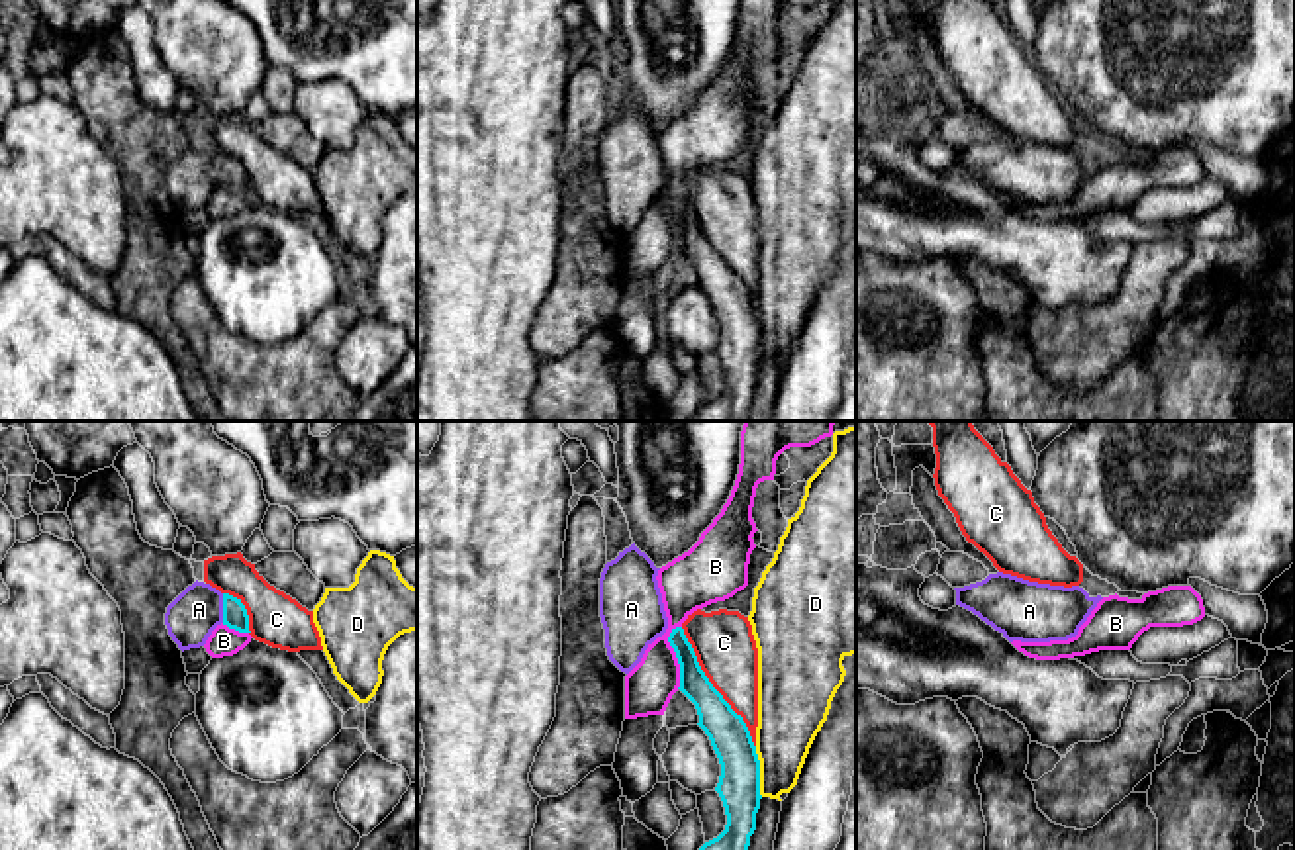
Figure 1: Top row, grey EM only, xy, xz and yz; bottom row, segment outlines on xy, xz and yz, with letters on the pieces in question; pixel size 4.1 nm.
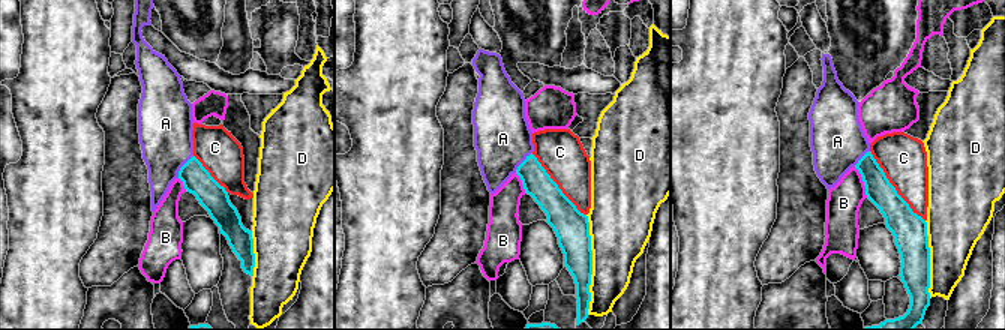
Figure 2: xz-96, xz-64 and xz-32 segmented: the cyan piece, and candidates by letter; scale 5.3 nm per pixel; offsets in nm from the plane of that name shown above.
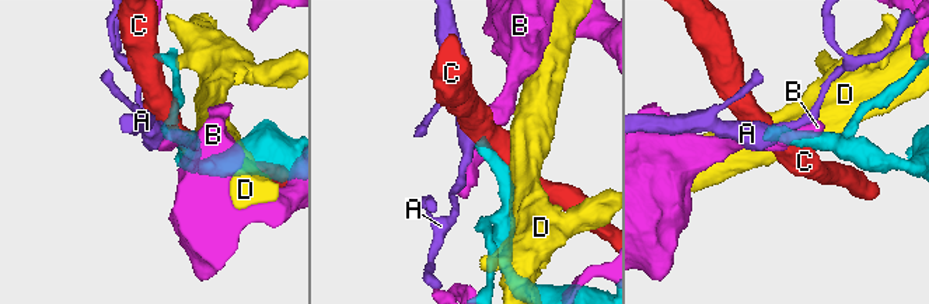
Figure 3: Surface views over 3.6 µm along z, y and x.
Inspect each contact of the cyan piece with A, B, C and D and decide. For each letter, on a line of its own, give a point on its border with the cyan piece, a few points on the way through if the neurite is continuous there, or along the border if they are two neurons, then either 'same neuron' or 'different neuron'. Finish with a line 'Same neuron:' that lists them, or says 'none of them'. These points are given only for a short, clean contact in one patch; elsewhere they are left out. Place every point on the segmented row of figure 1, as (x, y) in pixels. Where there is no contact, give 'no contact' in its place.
A: contact xy (224, 608); way xy (236, 615), (224, 608), (198, 610); same neuron
B: contact xz (676, 657); border xz (676, 625), (669, 645), (678, 664), (678, 688); different neuron
C: contact xz (714, 688); different neuron
D: contact xz (759, 772); border xz (755, 747), (763, 796); different neuron
Same neuron: A

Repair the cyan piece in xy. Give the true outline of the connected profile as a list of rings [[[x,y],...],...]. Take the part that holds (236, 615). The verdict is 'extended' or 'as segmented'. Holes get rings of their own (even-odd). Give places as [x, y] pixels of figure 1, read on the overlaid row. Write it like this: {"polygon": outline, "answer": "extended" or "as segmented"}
{"polygon": [[[198,580],[165,613],[168,635],[182,652],[204,646],[212,631],[221,623],[239,633],[251,633],[241,599]]], "answer": "extended"}

